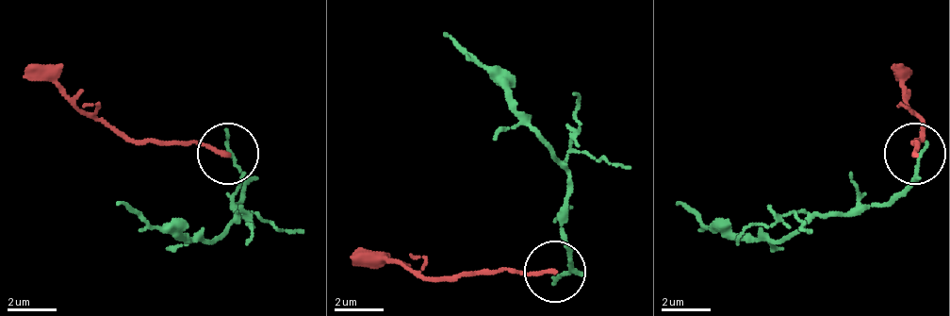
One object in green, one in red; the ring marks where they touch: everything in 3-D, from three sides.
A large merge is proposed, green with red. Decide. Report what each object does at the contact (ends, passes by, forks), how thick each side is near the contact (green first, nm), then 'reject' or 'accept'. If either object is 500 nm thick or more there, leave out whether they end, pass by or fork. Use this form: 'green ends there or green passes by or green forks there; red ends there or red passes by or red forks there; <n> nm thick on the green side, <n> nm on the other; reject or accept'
green ends there; red ends there; 150 nm thick on the green side, 190 nm on the other; reject

